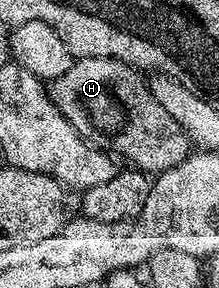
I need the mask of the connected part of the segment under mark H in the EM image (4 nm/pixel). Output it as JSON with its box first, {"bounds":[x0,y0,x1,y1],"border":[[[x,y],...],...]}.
{"bounds":[51,57,191,175],"border":[[[83,57],[74,60],[73,65],[67,71],[67,75],[59,75],[56,81],[52,82],[51,96],[54,103],[59,107],[61,114],[67,119],[67,123],[71,123],[71,127],[75,127],[78,135],[84,137],[89,144],[96,145],[98,149],[108,151],[114,158],[120,159],[122,162],[125,160],[125,163],[128,163],[132,168],[141,170],[146,175],[164,173],[165,170],[175,167],[179,163],[183,163],[183,159],[189,156],[191,152],[191,142],[182,133],[179,123],[175,123],[175,119],[171,119],[171,115],[167,115],[167,111],[163,111],[163,106],[159,103],[159,99],[155,99],[155,95],[151,95],[148,80],[138,70],[131,68],[127,63],[119,63],[115,59],[107,59],[106,57]]]}

